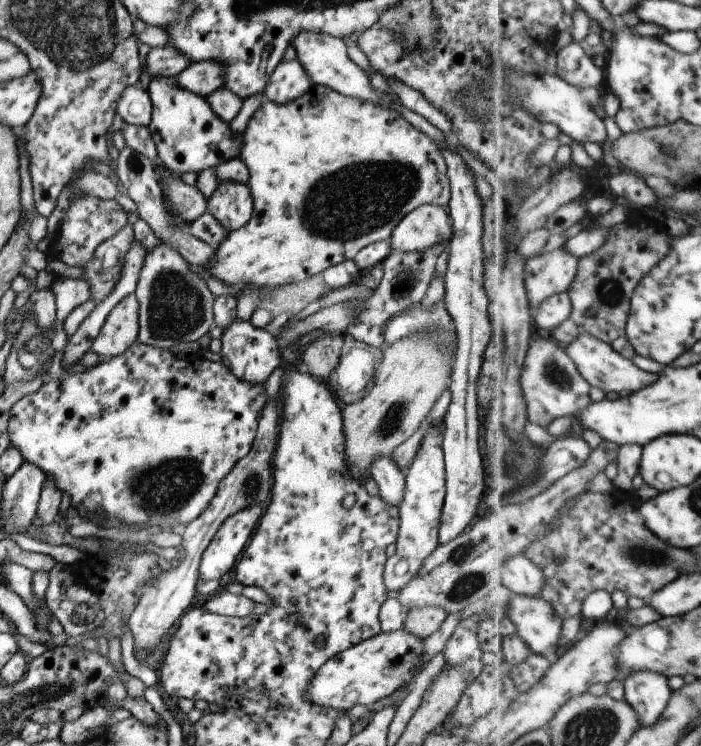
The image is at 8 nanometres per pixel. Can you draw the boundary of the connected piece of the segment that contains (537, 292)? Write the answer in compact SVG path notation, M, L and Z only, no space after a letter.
M560 247L527 262L526 282L532 310L539 309L552 296L571 290L578 278L580 260Z

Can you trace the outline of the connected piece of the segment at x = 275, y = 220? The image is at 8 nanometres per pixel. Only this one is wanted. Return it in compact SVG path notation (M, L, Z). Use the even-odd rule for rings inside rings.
M311 85L308 92L304 92L300 98L292 100L290 104L276 104L276 102L272 102L263 96L262 106L251 118L244 131L244 142L242 142L238 157L242 158L245 166L248 166L248 172L250 172L250 178L246 184L252 198L254 198L254 210L250 220L242 228L230 231L228 238L216 247L216 254L210 260L210 266L206 268L206 272L211 274L208 283L211 284L216 293L230 292L236 294L240 290L244 290L246 286L269 288L292 284L322 273L330 266L342 264L344 261L354 261L354 256L365 246L373 242L388 241L394 232L394 228L409 212L420 208L423 204L446 207L451 198L446 162L444 162L441 148L429 135L417 130L413 123L402 117L397 110L390 107L382 108L378 104L346 96L330 87L321 87L320 85Z

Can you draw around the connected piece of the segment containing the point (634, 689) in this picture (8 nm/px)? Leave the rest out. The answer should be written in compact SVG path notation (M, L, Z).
M652 670L630 672L630 678L625 683L625 698L638 710L642 725L656 726L674 694L671 678L664 674L656 674Z

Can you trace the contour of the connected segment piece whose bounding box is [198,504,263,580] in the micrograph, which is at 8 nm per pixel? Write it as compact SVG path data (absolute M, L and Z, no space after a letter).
M260 504L244 508L222 522L201 556L200 580L216 580L226 574L248 544L262 516Z

